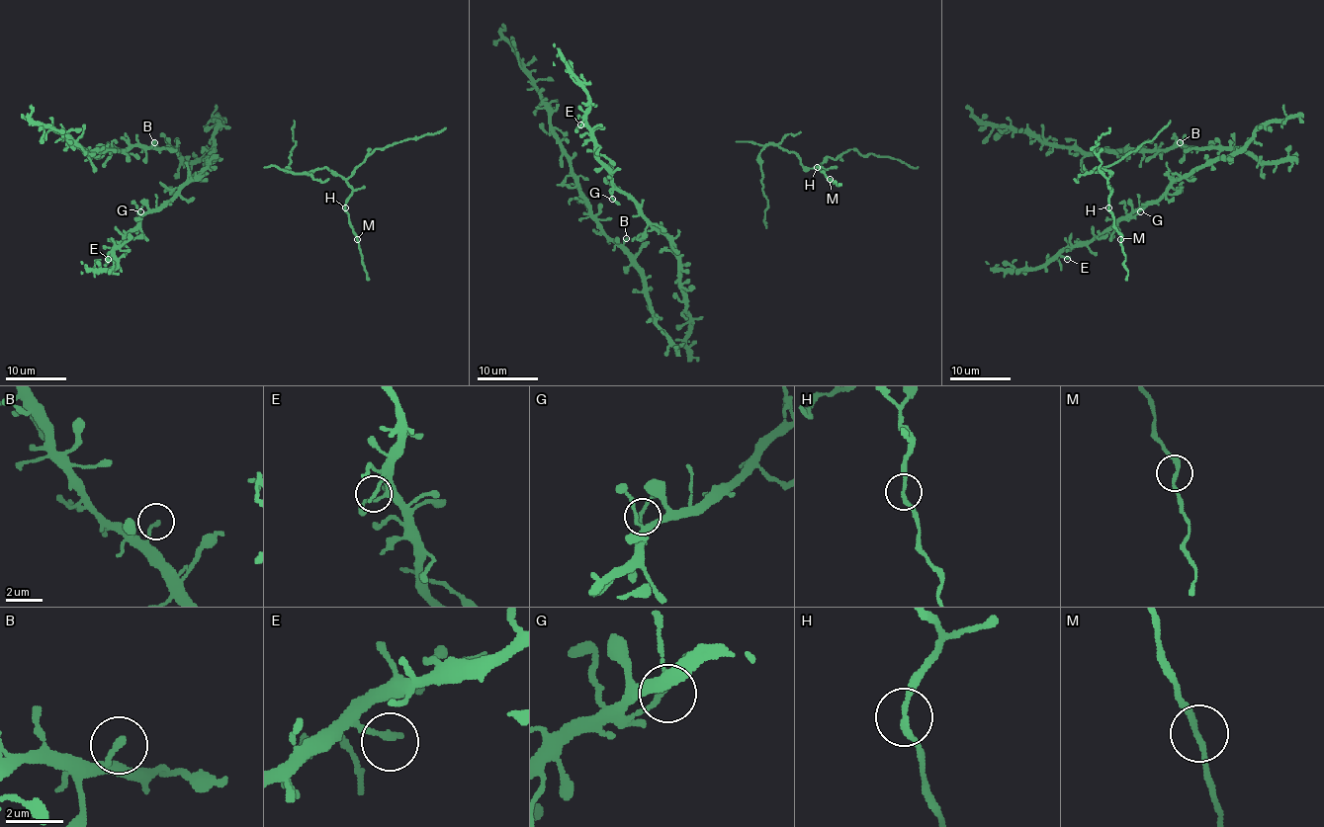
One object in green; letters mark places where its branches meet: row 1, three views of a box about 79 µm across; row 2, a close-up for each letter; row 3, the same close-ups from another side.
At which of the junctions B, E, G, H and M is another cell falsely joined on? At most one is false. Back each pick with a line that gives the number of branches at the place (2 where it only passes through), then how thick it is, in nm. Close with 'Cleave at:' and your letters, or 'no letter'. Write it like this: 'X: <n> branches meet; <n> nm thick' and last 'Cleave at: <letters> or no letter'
H: 2 branches meet; 190 nm thick
Cleave at: H

